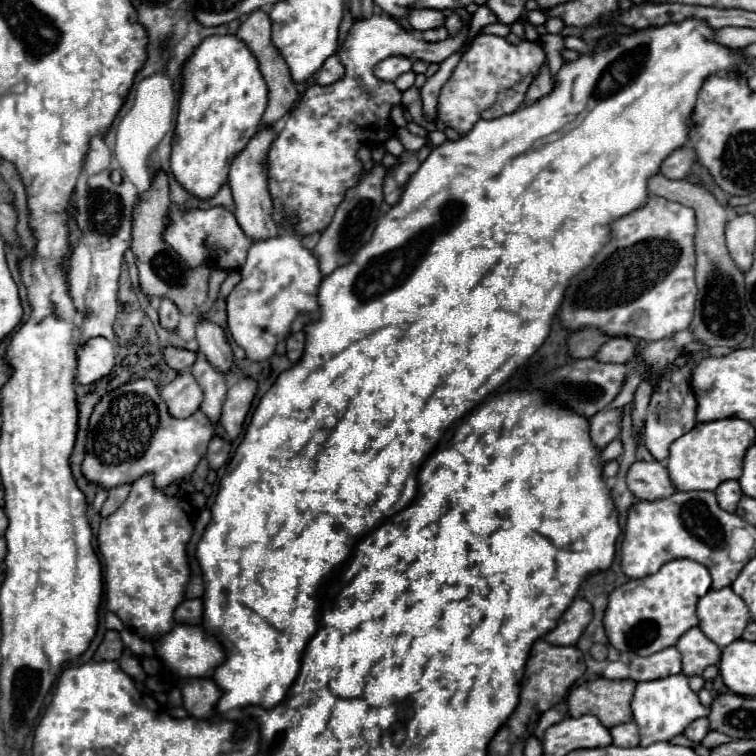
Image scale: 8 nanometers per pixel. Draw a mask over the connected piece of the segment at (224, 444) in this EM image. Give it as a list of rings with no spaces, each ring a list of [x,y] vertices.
[[[214,435],[208,443],[208,453],[206,453],[206,459],[208,459],[208,465],[210,469],[218,469],[222,467],[228,457],[230,457],[230,451],[232,451],[232,443],[220,435]]]

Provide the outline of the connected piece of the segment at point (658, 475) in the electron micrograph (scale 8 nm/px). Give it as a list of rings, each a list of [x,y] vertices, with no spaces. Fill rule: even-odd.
[[[636,461],[628,471],[626,483],[640,501],[666,499],[676,491],[668,477],[668,469],[658,461]]]

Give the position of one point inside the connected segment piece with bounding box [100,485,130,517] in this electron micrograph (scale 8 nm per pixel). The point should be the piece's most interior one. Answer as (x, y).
(116, 495)

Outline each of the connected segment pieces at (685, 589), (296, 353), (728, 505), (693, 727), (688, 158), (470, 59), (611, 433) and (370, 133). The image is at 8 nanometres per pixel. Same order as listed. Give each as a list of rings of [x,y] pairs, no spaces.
[[[674,559],[670,563],[664,563],[658,573],[648,575],[644,579],[630,579],[628,583],[616,587],[612,595],[608,595],[608,609],[604,615],[604,629],[608,635],[608,641],[612,647],[616,647],[622,653],[636,653],[636,655],[652,655],[656,651],[662,651],[670,645],[676,645],[676,641],[690,629],[698,625],[696,617],[696,603],[706,591],[710,589],[710,573],[704,565],[692,561],[692,559]]]
[[[292,333],[288,339],[286,339],[286,355],[292,363],[296,363],[300,357],[302,357],[302,351],[304,351],[304,333]]]
[[[724,481],[716,491],[716,499],[718,499],[718,505],[724,509],[724,511],[736,511],[736,505],[742,497],[742,491],[740,491],[740,485],[738,481]]]
[[[702,717],[702,719],[696,719],[694,723],[690,723],[690,727],[684,731],[684,735],[692,741],[702,741],[708,733],[708,727],[710,727],[710,721],[706,717]]]
[[[690,145],[682,147],[682,149],[676,149],[664,163],[662,163],[662,169],[660,173],[666,175],[668,179],[686,179],[690,175],[690,169],[692,169],[692,163],[696,161],[696,153]]]
[[[478,35],[438,95],[438,119],[464,135],[478,119],[514,113],[524,103],[528,85],[544,61],[546,53],[538,41],[524,39],[512,45],[498,35]]]
[[[602,409],[590,419],[590,435],[598,449],[604,449],[614,437],[618,437],[622,427],[622,411],[620,409]]]
[[[374,15],[370,19],[356,21],[340,49],[340,59],[346,67],[344,79],[326,87],[308,87],[270,147],[266,163],[270,163],[270,195],[274,199],[276,219],[282,221],[286,215],[298,215],[298,233],[310,235],[314,231],[324,231],[338,203],[344,199],[346,189],[354,187],[354,179],[358,179],[358,171],[362,171],[362,163],[356,157],[358,147],[362,143],[384,143],[394,135],[390,125],[390,107],[398,105],[402,95],[392,83],[378,79],[372,67],[390,55],[442,63],[446,57],[462,49],[468,39],[468,31],[470,19],[464,21],[462,29],[454,37],[428,43],[424,39],[414,39],[388,15]]]

